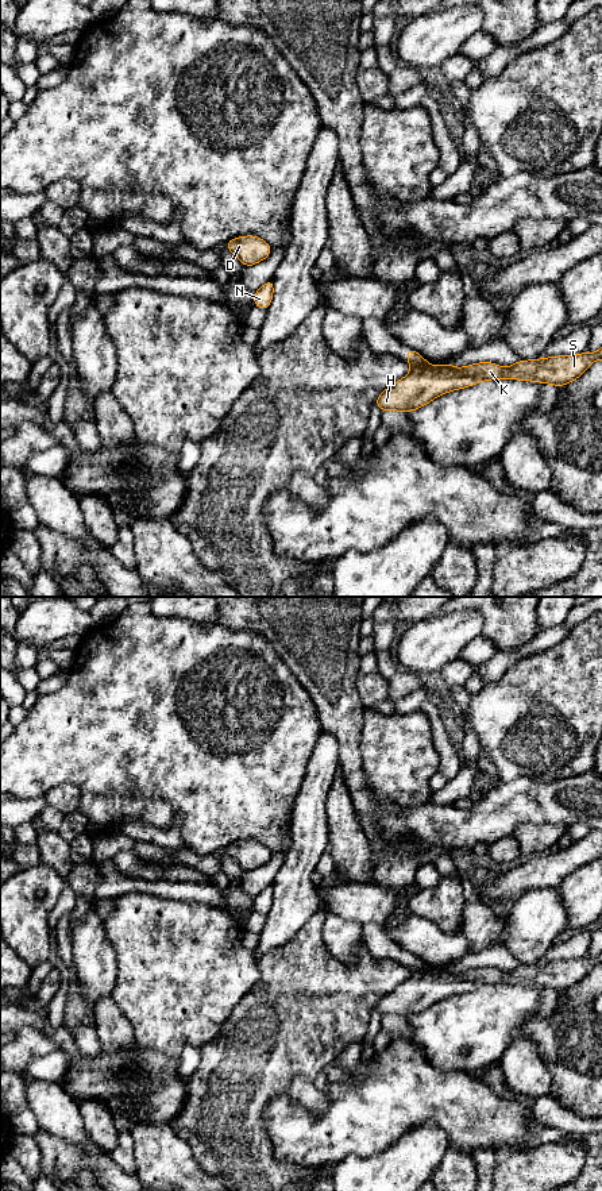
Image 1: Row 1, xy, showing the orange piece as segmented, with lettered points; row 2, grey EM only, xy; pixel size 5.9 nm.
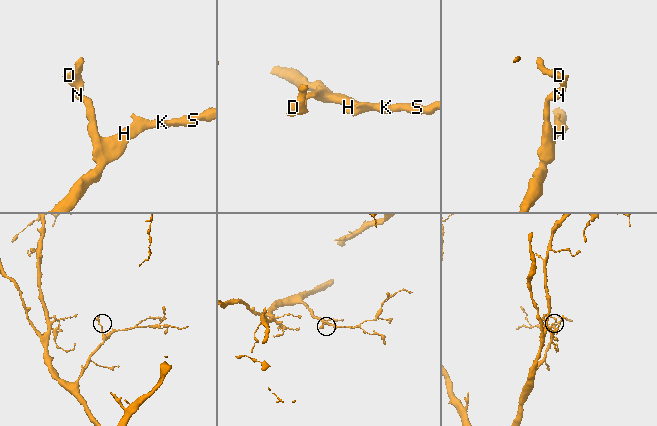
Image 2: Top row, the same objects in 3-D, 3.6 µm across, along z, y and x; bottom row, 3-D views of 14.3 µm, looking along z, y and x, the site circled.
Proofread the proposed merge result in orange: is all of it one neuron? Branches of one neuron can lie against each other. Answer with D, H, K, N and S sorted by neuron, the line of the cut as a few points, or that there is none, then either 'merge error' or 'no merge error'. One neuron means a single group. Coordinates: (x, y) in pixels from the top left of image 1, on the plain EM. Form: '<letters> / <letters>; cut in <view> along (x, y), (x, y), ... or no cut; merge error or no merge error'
D H K N S; no cut; no merge error

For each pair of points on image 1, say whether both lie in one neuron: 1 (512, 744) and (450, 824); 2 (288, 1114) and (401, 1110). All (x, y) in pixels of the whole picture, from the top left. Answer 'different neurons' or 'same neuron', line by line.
1: different neurons
2: same neuron

